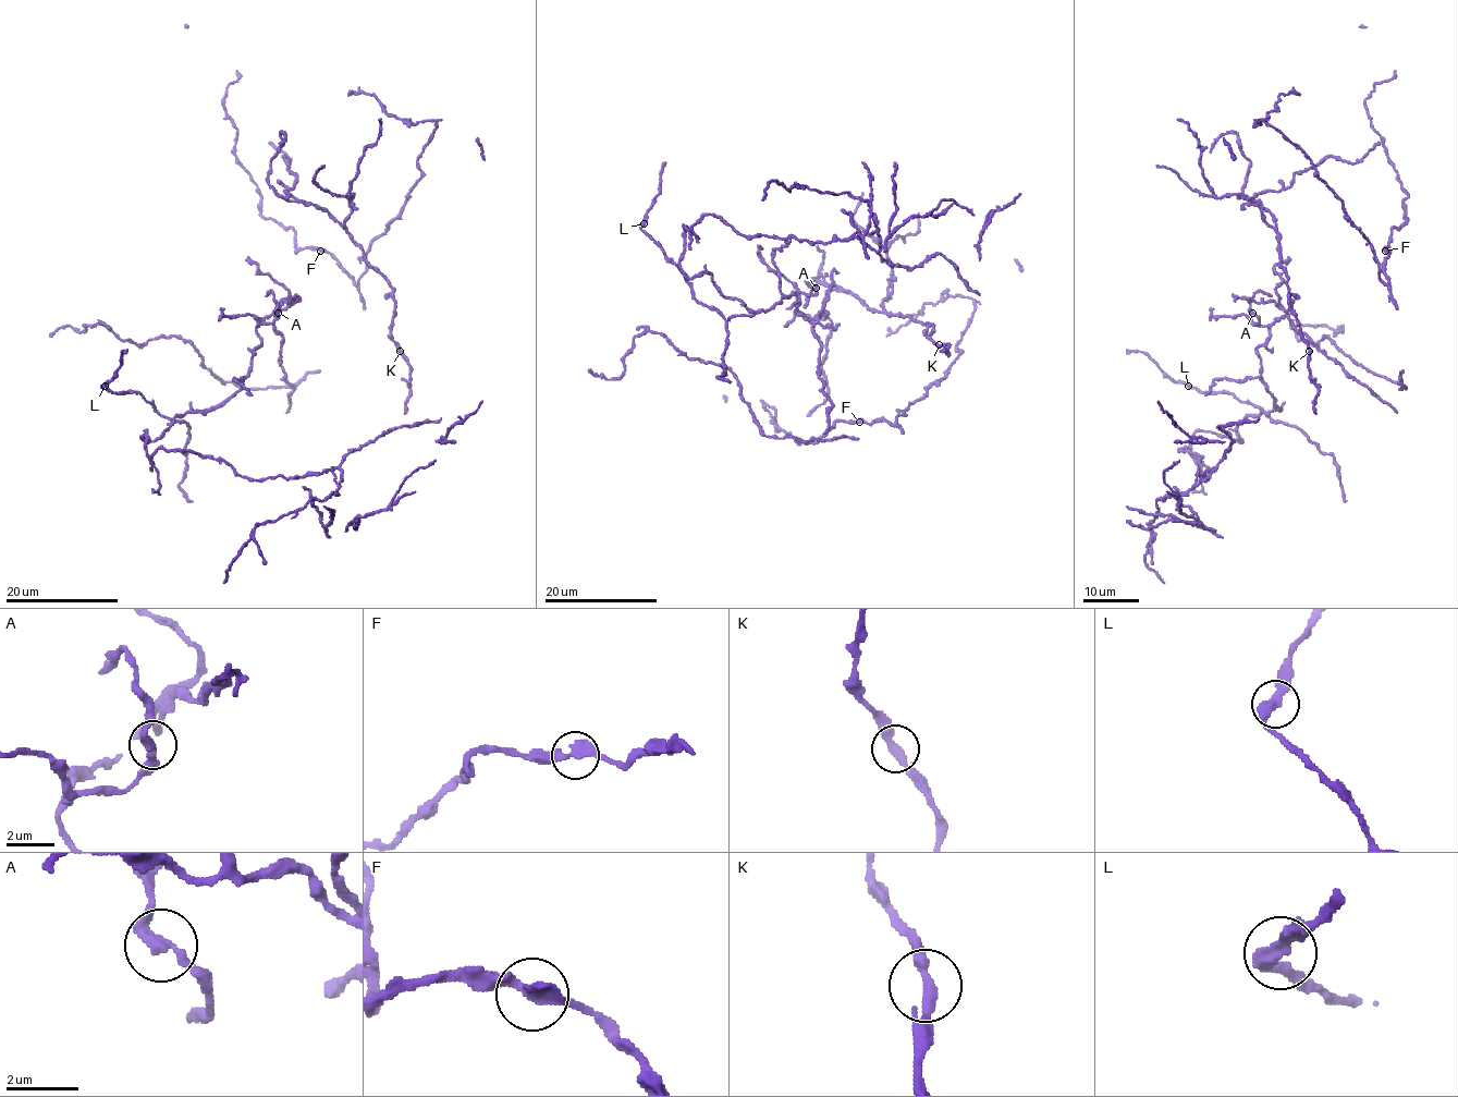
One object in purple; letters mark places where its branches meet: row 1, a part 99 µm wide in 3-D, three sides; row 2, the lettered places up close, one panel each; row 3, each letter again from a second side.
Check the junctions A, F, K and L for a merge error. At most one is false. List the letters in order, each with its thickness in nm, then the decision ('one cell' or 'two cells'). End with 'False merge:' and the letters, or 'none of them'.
A: 320 nm thick; one cell
F: 320 nm thick; one cell
K: 320 nm thick; one cell
L: 340 nm thick; one cell
False merge: none of them

